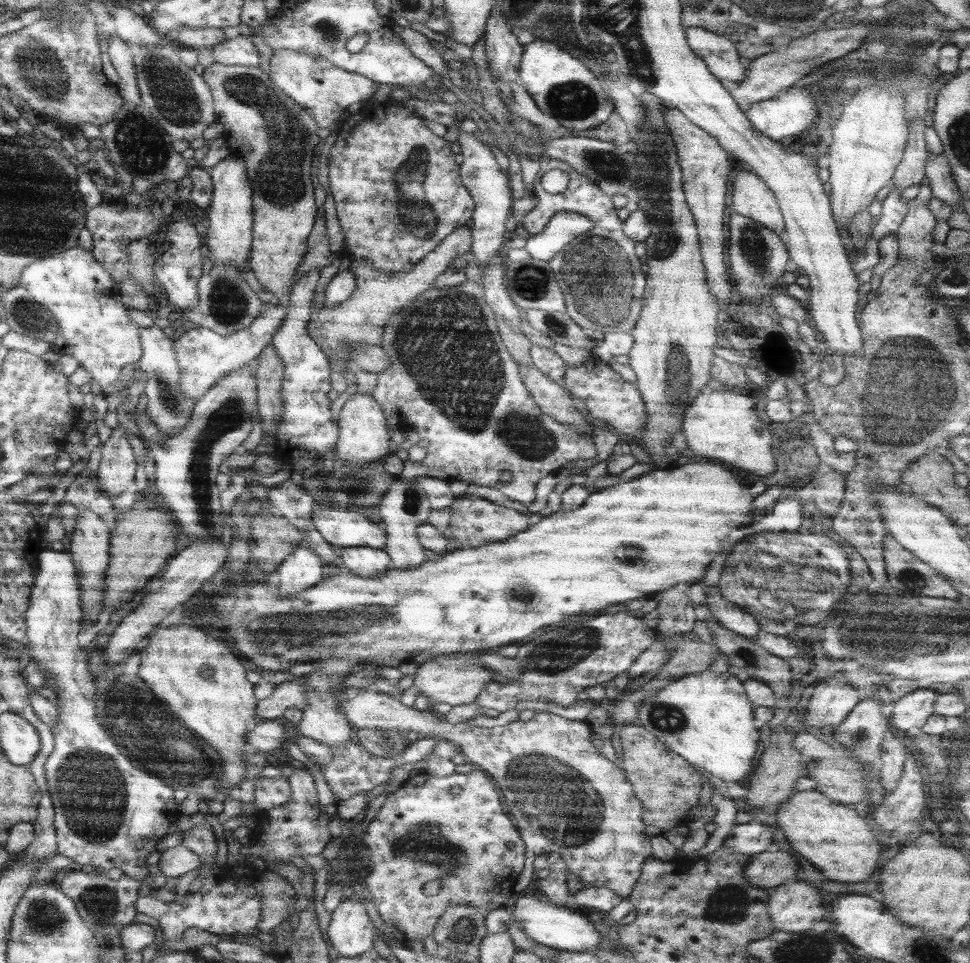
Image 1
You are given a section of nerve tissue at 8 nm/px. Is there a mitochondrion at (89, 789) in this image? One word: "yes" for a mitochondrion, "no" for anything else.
yes

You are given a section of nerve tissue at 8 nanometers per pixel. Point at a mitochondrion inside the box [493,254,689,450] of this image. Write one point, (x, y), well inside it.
(530, 283)

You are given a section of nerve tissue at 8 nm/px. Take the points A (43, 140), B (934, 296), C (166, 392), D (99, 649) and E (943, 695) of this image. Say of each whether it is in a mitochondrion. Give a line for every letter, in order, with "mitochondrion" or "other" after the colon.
A: other
B: other
C: mitochondrion
D: other
E: other

